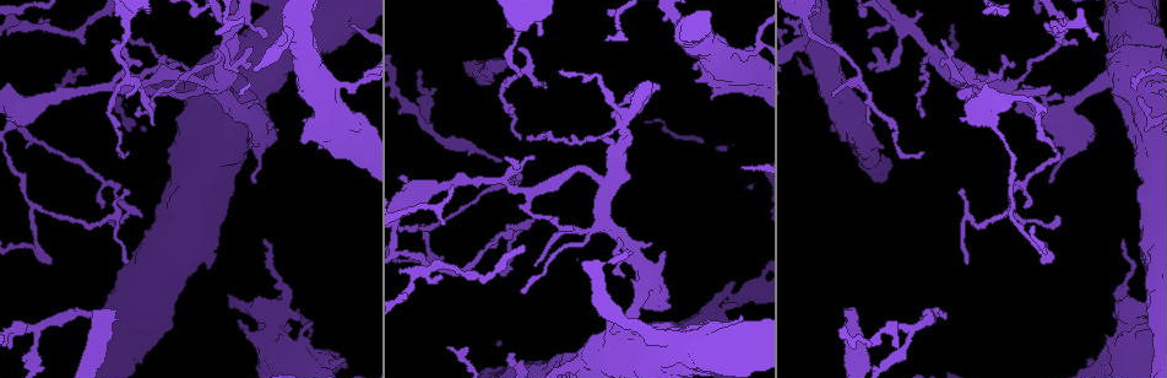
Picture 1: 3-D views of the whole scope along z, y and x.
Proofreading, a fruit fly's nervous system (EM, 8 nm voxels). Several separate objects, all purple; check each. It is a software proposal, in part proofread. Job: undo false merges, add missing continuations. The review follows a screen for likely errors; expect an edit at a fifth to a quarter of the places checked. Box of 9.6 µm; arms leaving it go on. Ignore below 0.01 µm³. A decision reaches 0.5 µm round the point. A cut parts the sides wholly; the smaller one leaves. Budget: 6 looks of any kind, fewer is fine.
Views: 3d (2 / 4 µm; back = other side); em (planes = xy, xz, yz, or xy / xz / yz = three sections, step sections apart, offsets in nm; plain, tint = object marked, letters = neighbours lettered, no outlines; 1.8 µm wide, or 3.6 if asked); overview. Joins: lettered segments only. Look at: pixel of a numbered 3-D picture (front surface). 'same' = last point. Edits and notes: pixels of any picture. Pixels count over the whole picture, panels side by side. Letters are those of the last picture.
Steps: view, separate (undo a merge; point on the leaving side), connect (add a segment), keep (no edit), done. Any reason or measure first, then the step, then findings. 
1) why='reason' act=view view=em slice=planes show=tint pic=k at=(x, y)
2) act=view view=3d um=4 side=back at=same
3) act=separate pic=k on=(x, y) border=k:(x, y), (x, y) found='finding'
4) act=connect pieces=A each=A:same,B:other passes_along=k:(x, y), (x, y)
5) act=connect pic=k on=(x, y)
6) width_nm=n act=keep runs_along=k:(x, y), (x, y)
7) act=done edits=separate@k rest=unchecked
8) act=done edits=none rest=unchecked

why='thick turns thin' act=view view=em um=3.6 slice=planes show=tint pic=1 at=(585, 359)

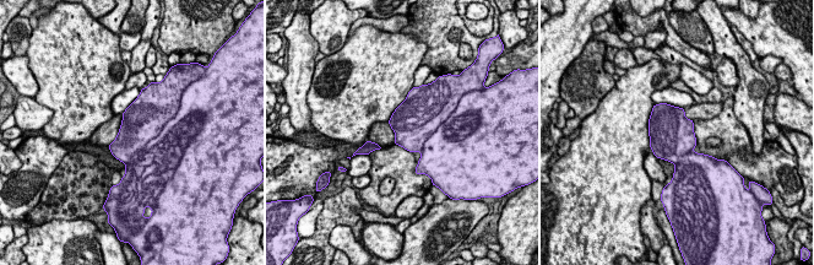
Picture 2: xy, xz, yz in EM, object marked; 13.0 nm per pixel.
act=view view=em um=3.6 slice=planes show=letters at=same

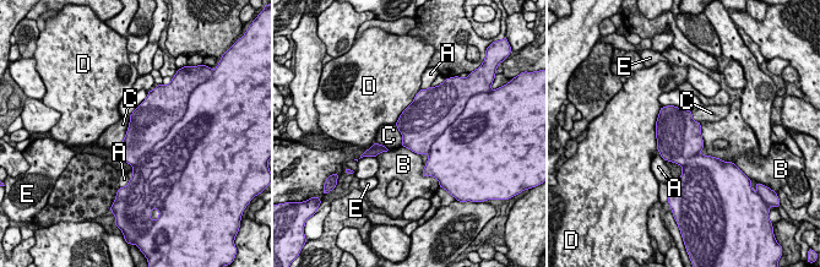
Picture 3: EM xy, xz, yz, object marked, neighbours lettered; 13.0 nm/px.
longest_contact=D:650nm act=separate pic=3 on=(151, 125) each=A:other,B:other,C:other,D:other,E:other border=3:(175, 121), (169, 131), (132, 165) found='a second cell is stuck on'

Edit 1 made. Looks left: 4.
act=view view=overview

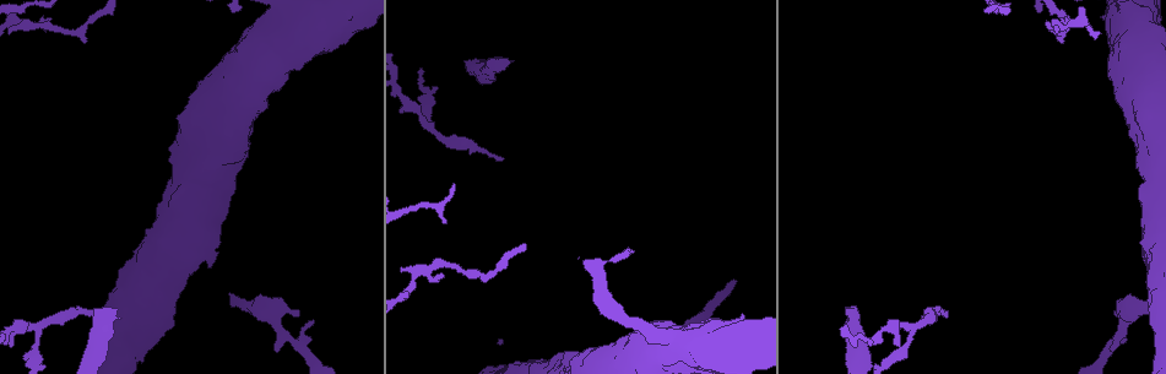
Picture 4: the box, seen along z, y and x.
why='free end' act=view view=3d um=4 pic=4 at=(116, 310)

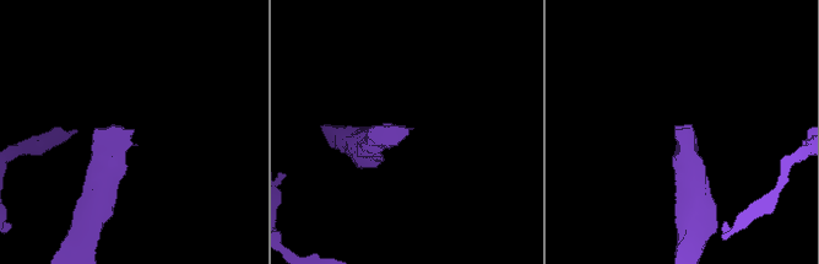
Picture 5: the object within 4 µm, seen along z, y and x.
why='shape alone is not enough' act=view view=em slice=planes show=letters pic=5 at=(407, 131)

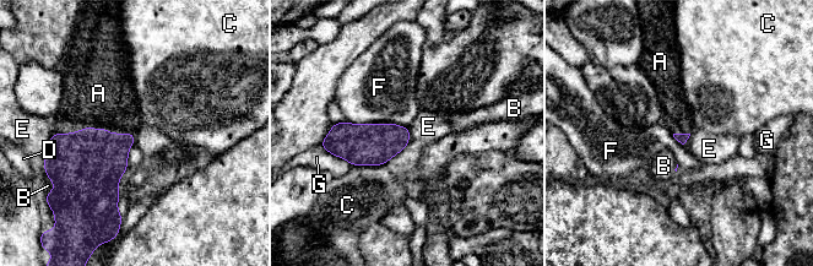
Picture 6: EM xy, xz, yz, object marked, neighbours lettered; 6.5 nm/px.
act=connect pieces=A each=A:same,B:other,C:other,D:other,E:other,F:other,G:other passes_along=6:(86, 166), (93, 129), (98, 93) found='the cell continues'

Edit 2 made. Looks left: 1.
act=done edits=separate@3,connect@6 rest=unchecked

